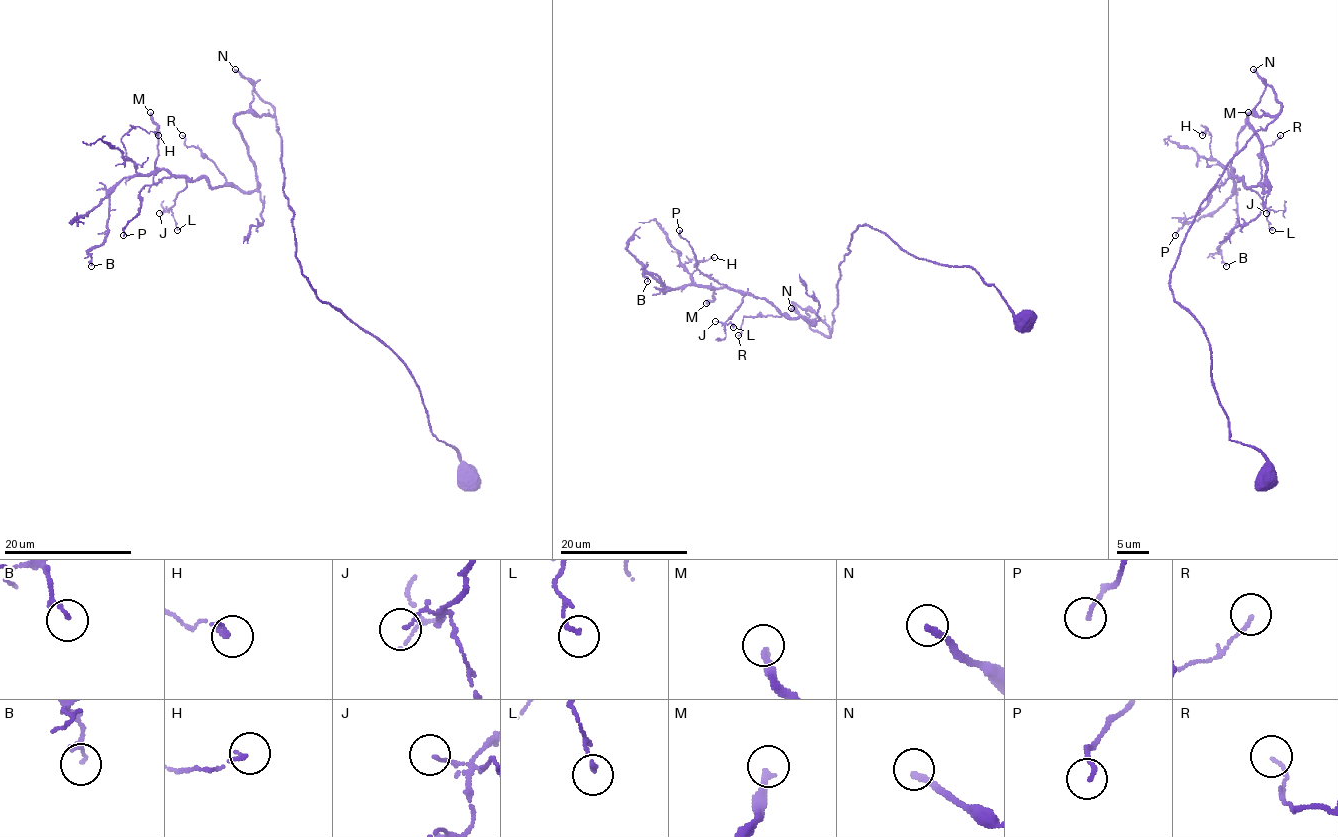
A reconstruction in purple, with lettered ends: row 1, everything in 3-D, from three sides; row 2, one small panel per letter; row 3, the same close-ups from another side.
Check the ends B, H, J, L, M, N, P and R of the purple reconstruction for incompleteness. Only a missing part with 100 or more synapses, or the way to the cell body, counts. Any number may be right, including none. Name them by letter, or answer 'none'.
N

